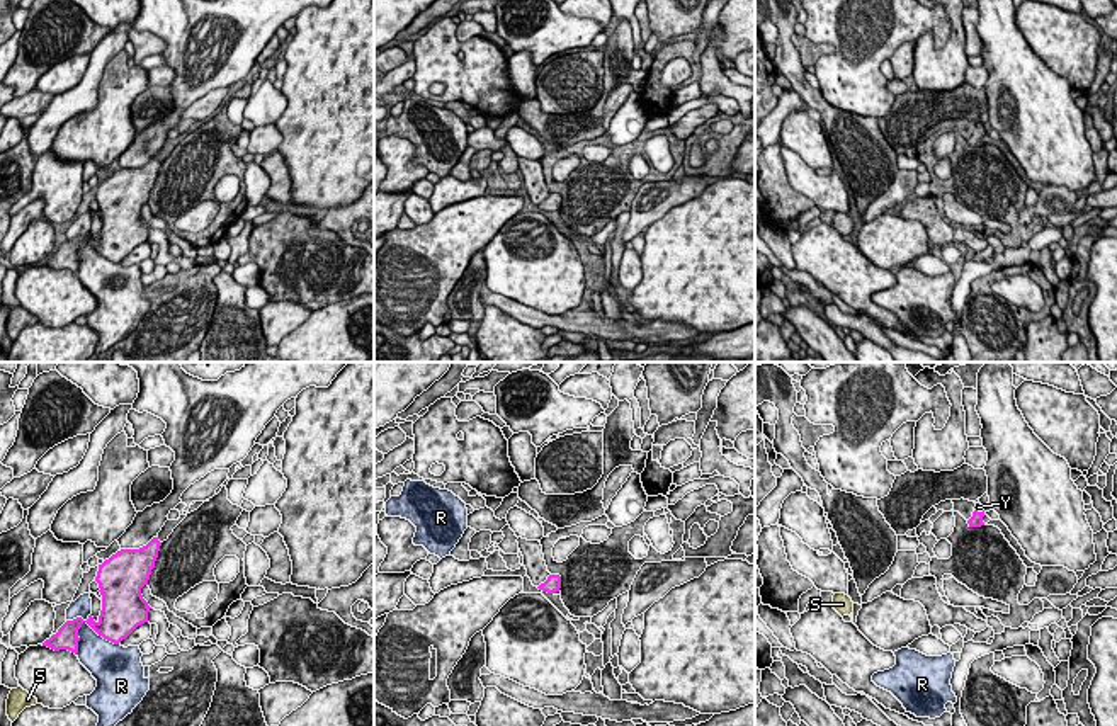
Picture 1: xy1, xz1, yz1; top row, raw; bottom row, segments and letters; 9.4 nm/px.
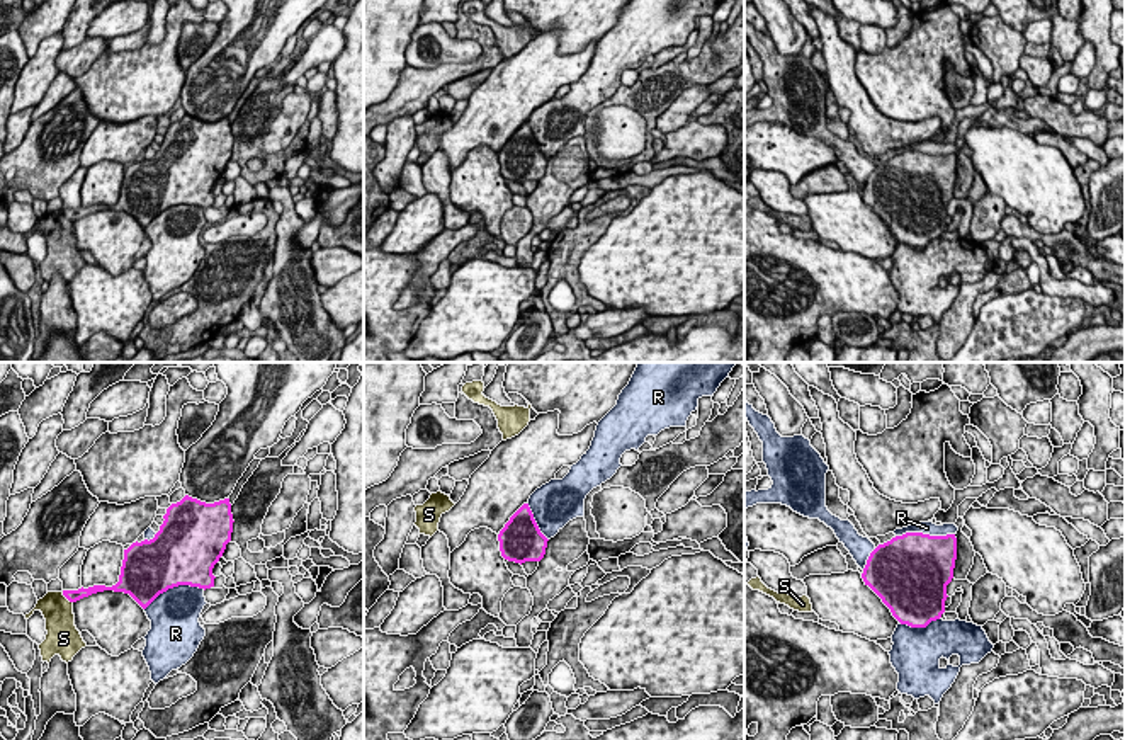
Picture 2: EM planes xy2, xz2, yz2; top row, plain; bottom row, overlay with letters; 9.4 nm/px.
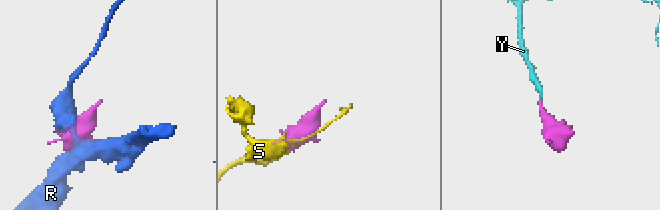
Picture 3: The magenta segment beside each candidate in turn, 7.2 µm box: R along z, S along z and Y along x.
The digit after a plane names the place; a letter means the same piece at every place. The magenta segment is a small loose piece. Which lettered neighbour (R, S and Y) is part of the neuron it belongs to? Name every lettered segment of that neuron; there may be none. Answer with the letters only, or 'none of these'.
Y

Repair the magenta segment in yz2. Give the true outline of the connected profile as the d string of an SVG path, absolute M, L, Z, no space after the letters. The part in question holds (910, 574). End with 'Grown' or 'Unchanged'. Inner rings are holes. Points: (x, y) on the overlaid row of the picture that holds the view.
M906 532L870 553L862 578L901 624L926 628L945 612L955 560L955 534Z. Unchanged

